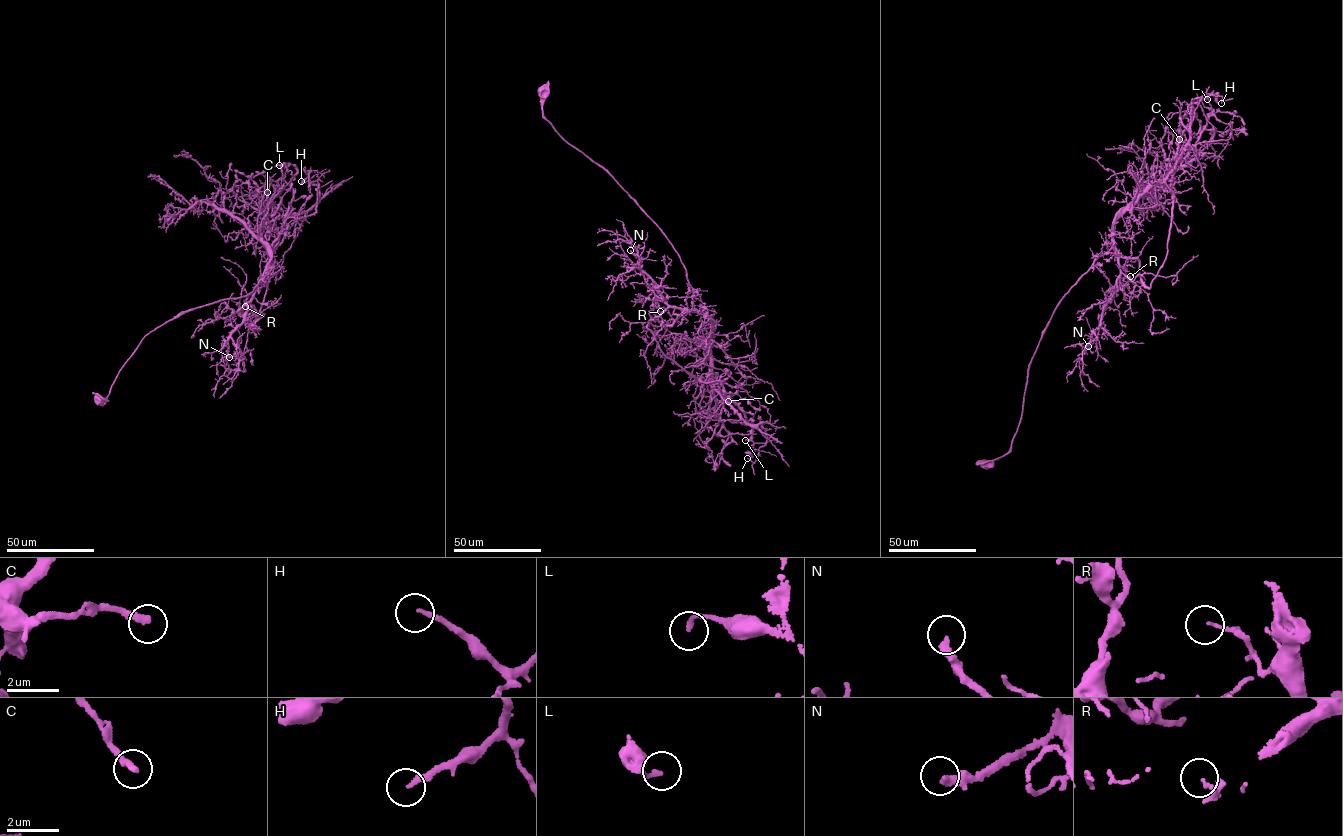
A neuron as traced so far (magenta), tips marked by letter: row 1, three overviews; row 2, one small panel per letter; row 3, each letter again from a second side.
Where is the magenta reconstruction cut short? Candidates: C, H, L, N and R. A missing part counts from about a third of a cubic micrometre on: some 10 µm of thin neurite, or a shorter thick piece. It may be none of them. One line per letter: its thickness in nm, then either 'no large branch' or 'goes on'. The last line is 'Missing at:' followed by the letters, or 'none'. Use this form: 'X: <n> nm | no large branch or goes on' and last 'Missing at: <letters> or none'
C: 280 nm | no large branch
H: 180 nm | goes on
L: 160 nm | no large branch
N: 320 nm | goes on
R: 100 nm | no large branch
Missing at: H, N

